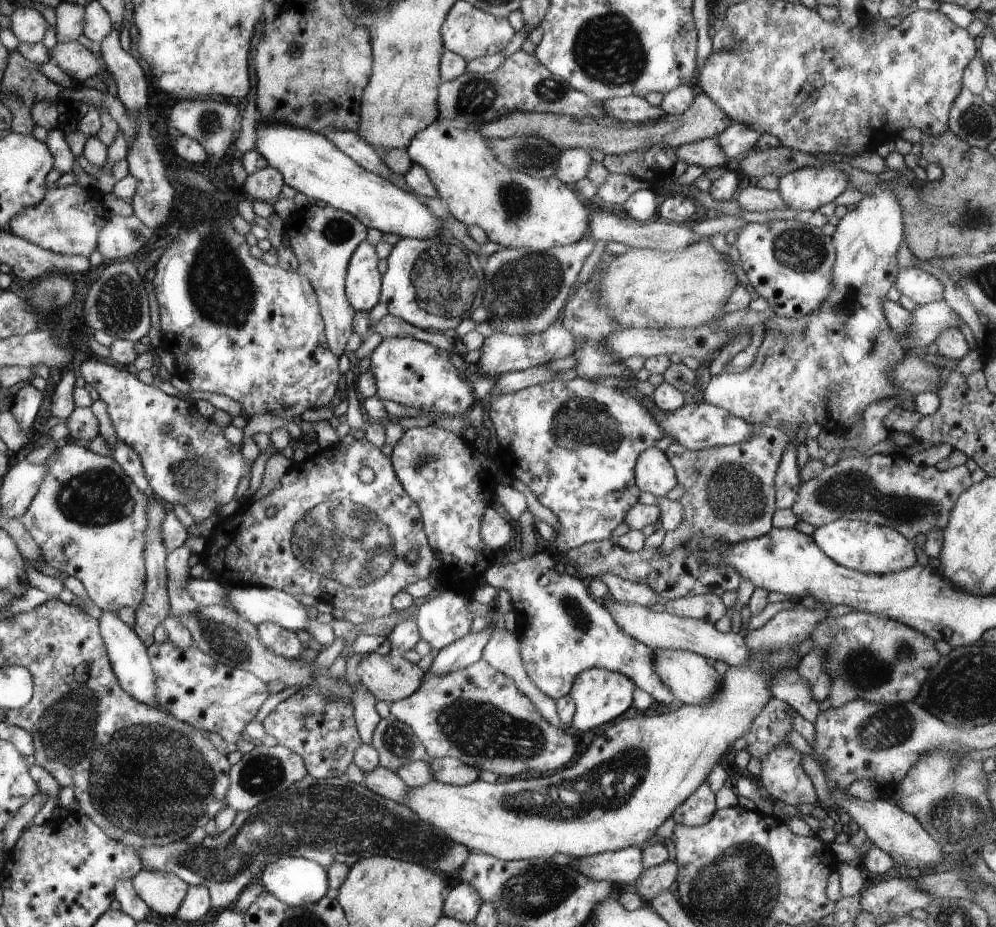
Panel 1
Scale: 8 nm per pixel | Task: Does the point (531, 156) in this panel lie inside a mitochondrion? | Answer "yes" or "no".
yes

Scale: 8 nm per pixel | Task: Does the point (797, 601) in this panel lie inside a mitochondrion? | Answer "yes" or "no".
no

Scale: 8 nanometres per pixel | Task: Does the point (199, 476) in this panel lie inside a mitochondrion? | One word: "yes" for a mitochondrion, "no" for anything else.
yes

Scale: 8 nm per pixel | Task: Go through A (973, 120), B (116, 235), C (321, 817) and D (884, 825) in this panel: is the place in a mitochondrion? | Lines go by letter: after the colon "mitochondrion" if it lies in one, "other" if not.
A: mitochondrion
B: other
C: mitochondrion
D: other

